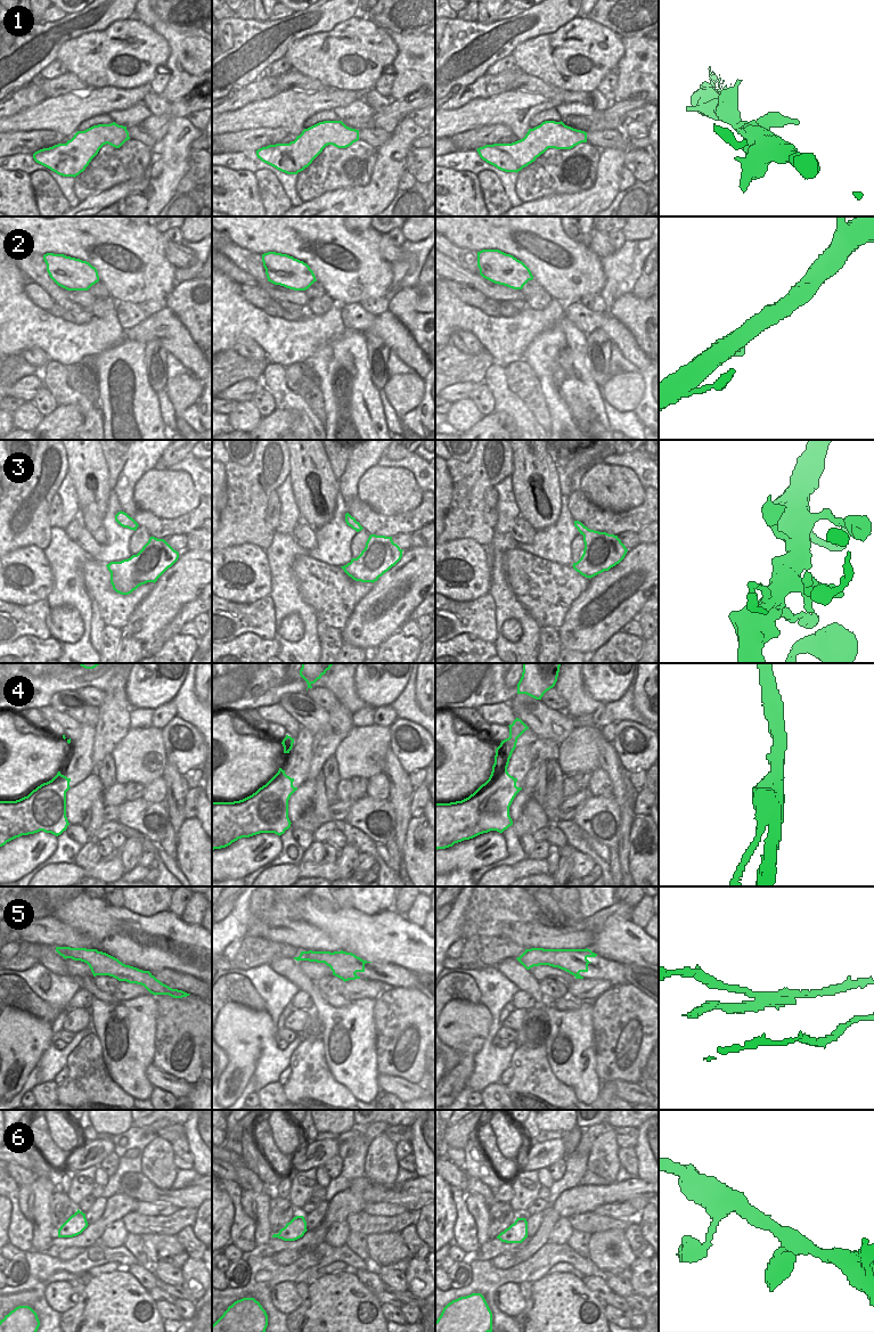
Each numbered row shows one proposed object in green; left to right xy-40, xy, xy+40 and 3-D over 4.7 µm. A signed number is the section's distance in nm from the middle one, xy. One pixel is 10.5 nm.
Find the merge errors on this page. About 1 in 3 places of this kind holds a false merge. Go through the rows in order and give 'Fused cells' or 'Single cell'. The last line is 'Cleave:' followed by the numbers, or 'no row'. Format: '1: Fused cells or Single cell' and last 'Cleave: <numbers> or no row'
1: Single cell
2: Single cell
3: Single cell
4: Fused cells
5: Fused cells
6: Single cell
Cleave: 4, 5.

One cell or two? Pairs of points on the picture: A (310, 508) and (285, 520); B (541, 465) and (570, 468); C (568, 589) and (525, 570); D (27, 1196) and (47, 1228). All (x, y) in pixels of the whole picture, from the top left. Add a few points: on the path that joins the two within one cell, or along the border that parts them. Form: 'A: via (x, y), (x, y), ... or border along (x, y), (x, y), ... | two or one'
A: border along (292, 487), (300, 520) | two
B: border along (556, 470), (561, 493) | two
C: via (557, 587), (542, 587), (536, 580) | one
D: via (34, 1204), (41, 1220) | one

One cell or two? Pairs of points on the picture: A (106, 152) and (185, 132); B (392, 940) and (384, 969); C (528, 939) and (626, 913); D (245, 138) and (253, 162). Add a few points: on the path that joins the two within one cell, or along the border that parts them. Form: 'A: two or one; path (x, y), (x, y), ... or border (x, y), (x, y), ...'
A: two; border (152, 148), (152, 158), (144, 174)
B: two; border (372, 961), (391, 962), (411, 972)
C: one; path (552, 937), (580, 934), (602, 916)
D: two; border (255, 150), (223, 153)

